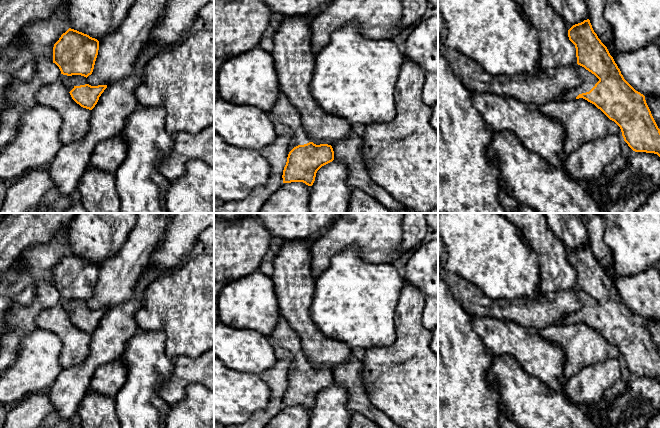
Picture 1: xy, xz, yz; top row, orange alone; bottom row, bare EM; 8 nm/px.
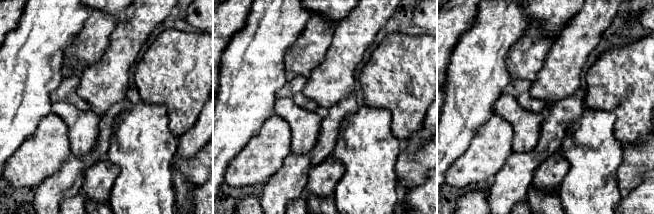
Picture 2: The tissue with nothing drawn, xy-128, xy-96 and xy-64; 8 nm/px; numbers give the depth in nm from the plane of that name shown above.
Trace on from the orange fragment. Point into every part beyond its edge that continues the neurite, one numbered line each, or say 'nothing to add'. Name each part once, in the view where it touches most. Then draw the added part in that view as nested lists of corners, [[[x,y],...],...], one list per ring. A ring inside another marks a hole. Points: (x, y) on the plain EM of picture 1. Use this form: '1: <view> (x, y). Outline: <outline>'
1: yz (589, 304). Outline: [[[580,289],[577,291],[577,296],[583,306],[578,311],[566,315],[559,324],[575,324],[579,318],[589,316],[599,305],[594,298]]]

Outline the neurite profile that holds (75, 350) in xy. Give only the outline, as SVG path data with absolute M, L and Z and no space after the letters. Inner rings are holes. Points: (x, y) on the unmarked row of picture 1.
M59 303L44 309L36 317L36 325L38 329L56 334L62 341L59 360L63 369L76 366L88 357L91 334L77 328Z

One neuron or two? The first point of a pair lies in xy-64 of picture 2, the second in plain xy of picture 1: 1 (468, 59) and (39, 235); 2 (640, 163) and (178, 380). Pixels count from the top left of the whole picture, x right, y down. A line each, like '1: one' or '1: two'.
1: two
2: one

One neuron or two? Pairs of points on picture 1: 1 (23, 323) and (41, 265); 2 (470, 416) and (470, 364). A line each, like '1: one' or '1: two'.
1: one
2: one

